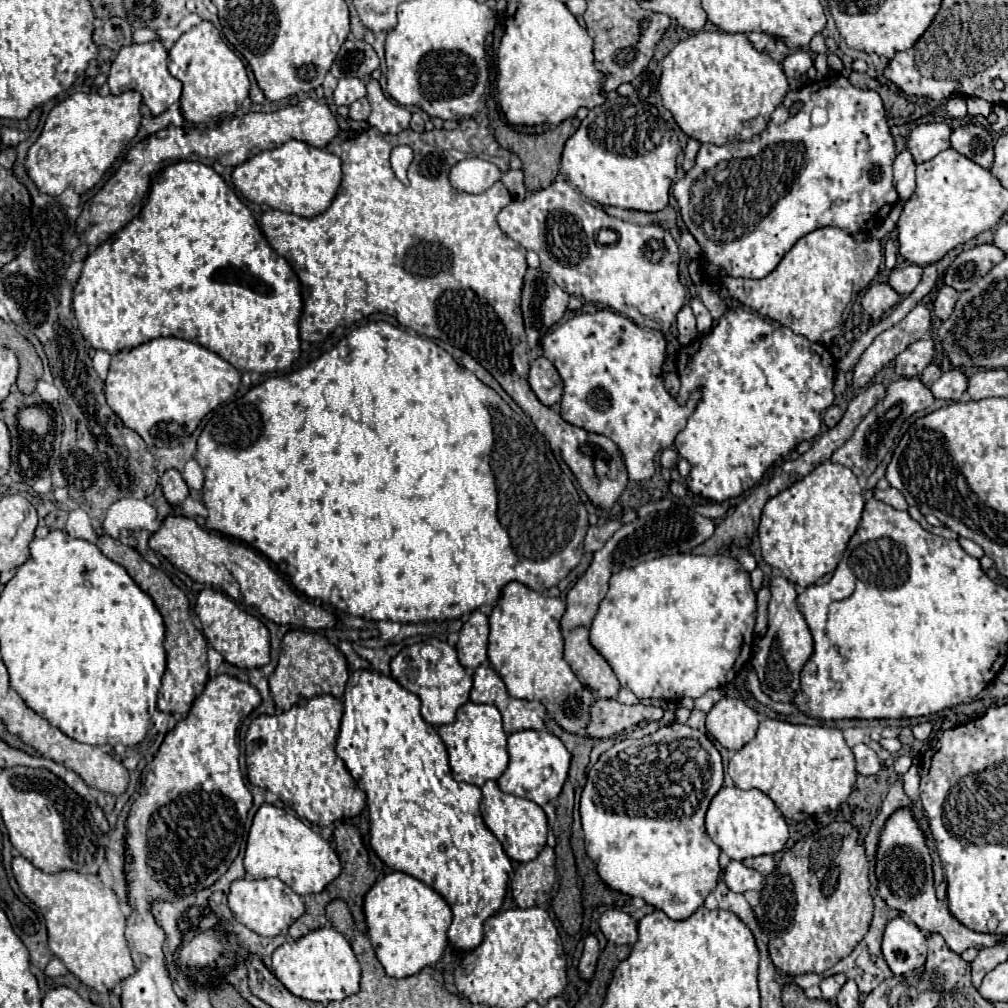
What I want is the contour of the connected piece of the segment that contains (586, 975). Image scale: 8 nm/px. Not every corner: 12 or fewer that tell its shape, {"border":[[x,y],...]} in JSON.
{"border":[[588,936],[578,964],[582,980],[590,980],[598,960],[598,940]]}

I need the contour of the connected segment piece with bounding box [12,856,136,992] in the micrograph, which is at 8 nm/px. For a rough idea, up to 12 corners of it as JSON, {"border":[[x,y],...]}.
{"border":[[12,872],[50,950],[110,992],[136,972],[118,898],[96,874]]}

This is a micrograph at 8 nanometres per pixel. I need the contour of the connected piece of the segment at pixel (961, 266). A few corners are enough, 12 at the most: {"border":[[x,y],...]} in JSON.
{"border":[[994,244],[964,250],[948,266],[944,284],[972,288],[1006,254]]}

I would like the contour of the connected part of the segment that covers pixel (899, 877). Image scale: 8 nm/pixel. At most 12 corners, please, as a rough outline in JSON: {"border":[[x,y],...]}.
{"border":[[908,808],[880,836],[878,894],[952,952],[1002,944],[934,896],[932,858]]}

